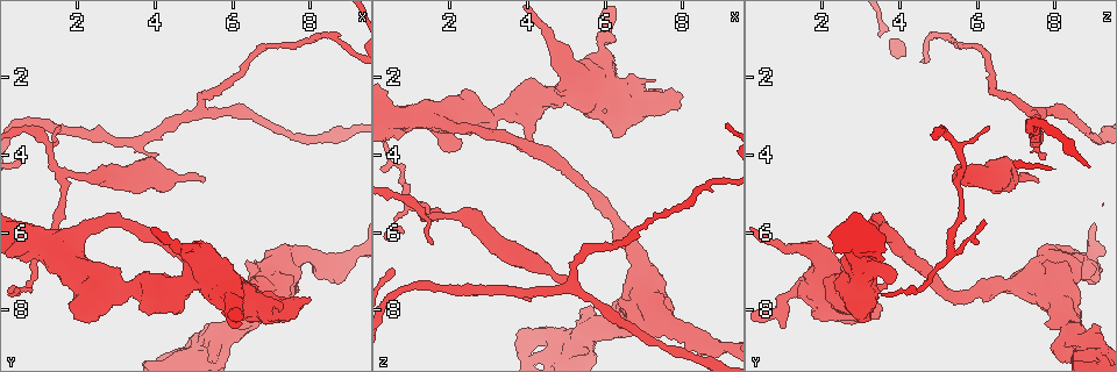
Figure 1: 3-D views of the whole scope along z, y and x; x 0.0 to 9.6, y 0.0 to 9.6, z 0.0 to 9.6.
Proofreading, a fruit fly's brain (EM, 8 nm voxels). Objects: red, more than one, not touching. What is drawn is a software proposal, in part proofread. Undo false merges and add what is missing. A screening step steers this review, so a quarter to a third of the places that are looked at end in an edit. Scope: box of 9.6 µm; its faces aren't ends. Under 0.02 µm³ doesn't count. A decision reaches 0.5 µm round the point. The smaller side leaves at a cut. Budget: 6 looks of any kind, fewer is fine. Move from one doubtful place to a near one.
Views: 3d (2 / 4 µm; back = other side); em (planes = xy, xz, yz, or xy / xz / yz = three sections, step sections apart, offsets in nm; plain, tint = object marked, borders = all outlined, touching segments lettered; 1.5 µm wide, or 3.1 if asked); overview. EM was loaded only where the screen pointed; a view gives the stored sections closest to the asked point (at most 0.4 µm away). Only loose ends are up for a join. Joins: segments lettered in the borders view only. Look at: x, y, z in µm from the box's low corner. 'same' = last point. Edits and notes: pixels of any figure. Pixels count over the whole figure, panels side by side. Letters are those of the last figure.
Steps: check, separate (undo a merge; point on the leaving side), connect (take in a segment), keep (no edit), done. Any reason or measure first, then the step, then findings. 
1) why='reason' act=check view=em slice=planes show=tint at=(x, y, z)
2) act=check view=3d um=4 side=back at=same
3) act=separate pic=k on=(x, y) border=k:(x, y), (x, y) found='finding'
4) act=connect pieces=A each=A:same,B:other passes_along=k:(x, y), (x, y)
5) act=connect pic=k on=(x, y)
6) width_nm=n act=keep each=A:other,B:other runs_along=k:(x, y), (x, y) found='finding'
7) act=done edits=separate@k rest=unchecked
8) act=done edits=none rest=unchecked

why='arms part here' act=check view=3d um=2 at=(1.75, 4.45, 5.60)

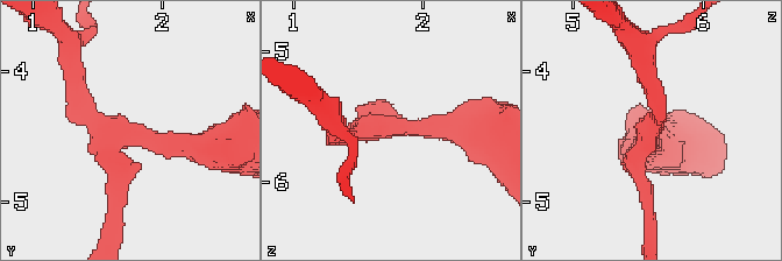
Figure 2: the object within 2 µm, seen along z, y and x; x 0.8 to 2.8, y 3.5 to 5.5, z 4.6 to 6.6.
act=check view=em slice=yz step=8 show=borders at=(1.70, 4.50, 5.58)

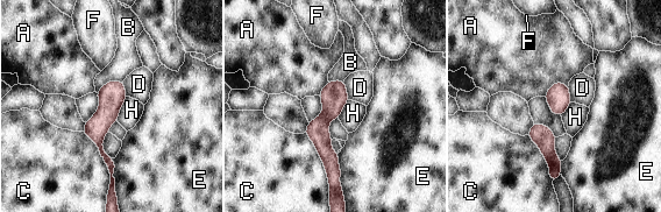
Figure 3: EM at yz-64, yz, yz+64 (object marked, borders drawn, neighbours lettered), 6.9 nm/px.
width_nm=160 act=keep each=A:other,B:other,C:other,D:other,E:other,F:other,H:other runs_along=3:(341, 83), (322, 120), (334, 174) found='continuous, no second neuron'

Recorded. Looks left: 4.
why='three arms meet' act=check view=em slice=planes show=borders at=(5.05, 3.00, 7.35)

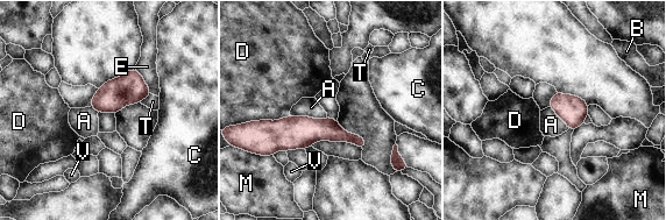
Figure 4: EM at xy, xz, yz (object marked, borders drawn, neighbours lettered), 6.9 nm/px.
act=keep each=A:other,B:other,C:other,D:other,E:other,M:other,T:other,V:other border=4:(290, 114), (326, 118) found='continuous, no second neuron'

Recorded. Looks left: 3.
why='free end' act=check view=3d um=2 at=(5.30, 4.60, 7.50)

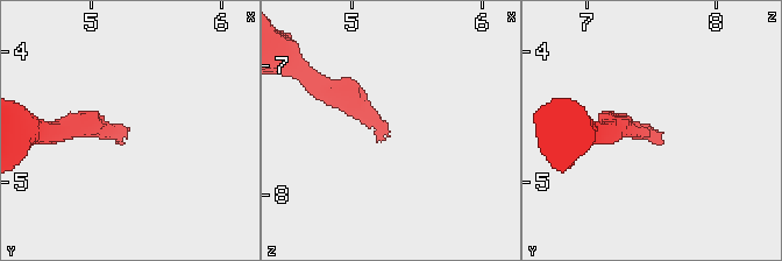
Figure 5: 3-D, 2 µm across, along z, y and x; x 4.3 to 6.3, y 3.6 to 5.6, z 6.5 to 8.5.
act=check view=em slice=xz step=4 show=borders at=(5.26, 4.66, 7.54)

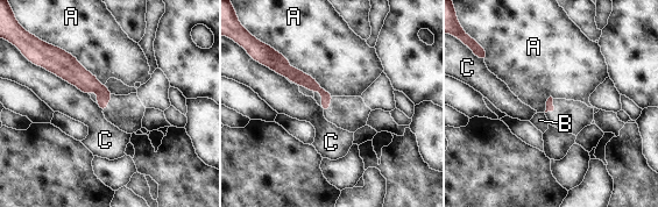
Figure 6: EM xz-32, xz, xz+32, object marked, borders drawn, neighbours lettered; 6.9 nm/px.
longest_contact=A:550nm act=keep each=A:other,B:other,C:other runs_along=6:(62, 54), (103, 93), (104, 107) found='none of them fits'

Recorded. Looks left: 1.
act=done edits=none rest=unchecked

